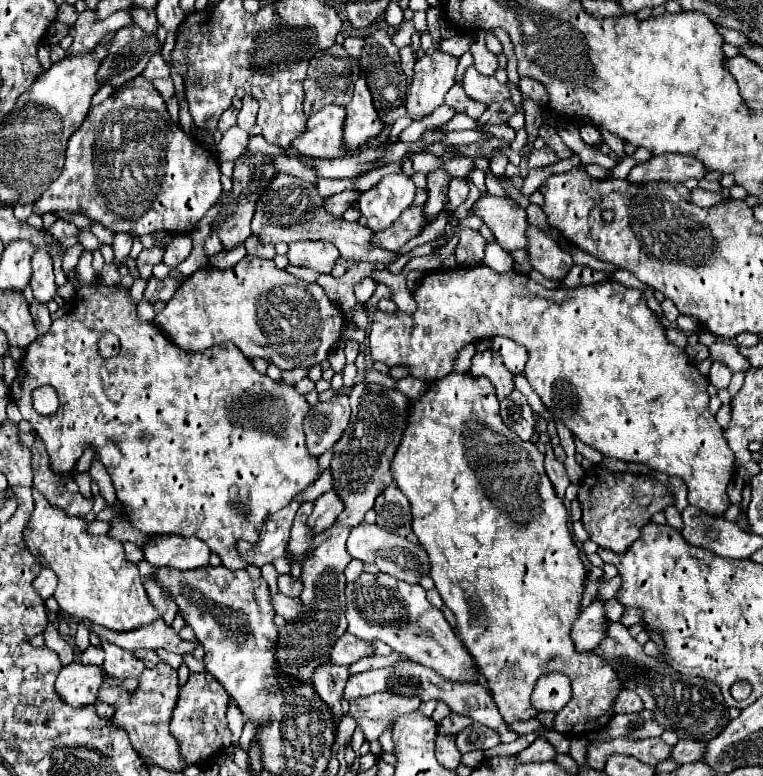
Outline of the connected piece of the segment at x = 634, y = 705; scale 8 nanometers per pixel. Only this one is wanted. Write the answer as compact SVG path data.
M621 690L621 696L617 698L617 704L615 704L615 712L627 714L627 712L641 712L641 710L643 710L643 700L635 692Z

